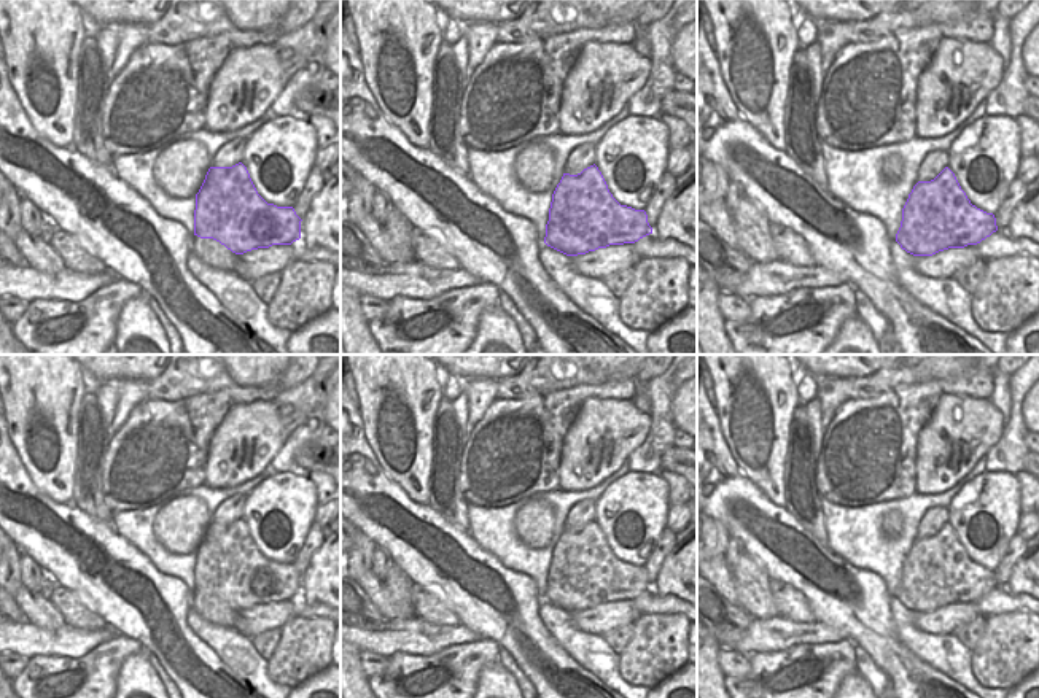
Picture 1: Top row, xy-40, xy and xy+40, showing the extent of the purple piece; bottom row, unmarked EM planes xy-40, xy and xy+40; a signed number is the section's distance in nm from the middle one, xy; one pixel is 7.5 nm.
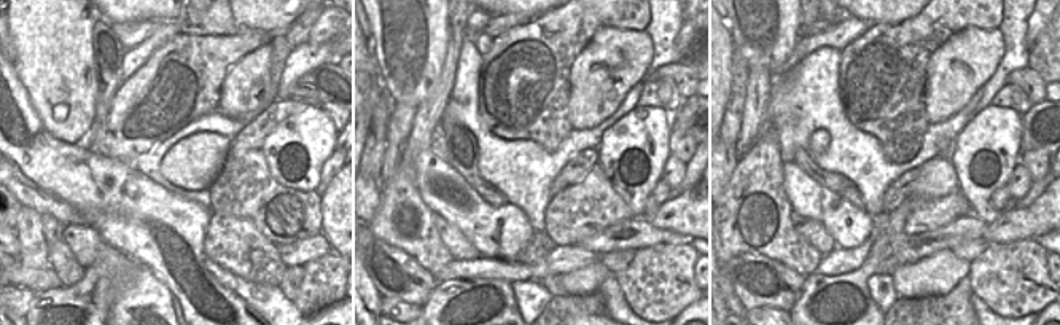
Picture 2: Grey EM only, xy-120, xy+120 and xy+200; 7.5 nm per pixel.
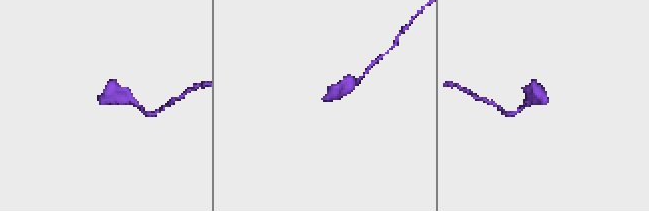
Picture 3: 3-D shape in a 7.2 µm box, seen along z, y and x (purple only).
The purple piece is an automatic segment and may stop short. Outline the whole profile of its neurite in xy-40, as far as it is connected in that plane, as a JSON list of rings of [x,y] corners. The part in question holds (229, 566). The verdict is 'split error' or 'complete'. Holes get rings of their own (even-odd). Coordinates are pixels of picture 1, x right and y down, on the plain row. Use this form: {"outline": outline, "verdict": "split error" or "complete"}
{"outline": [[[210,523],[196,550],[194,591],[213,595],[235,611],[301,595],[293,563],[267,560],[247,523]]], "verdict": "complete"}

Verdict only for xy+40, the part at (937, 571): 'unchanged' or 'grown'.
unchanged

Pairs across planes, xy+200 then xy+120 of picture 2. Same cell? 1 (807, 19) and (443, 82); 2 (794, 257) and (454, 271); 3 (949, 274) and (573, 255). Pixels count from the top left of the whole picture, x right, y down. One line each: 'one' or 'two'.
1: one
2: two
3: two

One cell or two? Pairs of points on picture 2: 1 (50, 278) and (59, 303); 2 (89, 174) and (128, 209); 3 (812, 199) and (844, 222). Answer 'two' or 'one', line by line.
1: two
2: one
3: one

